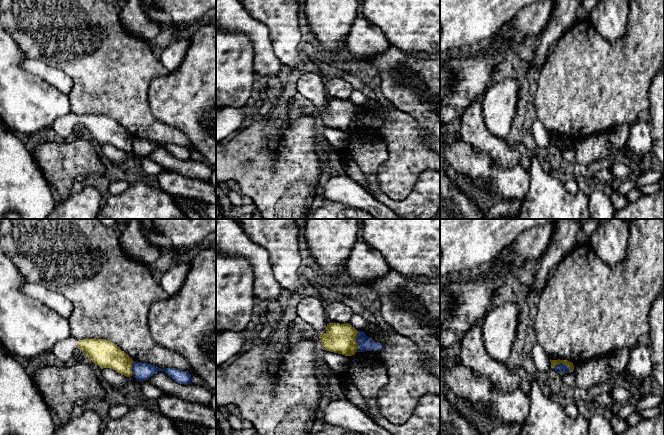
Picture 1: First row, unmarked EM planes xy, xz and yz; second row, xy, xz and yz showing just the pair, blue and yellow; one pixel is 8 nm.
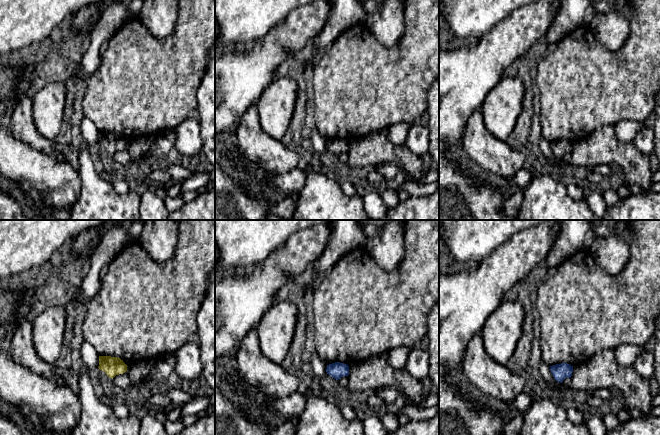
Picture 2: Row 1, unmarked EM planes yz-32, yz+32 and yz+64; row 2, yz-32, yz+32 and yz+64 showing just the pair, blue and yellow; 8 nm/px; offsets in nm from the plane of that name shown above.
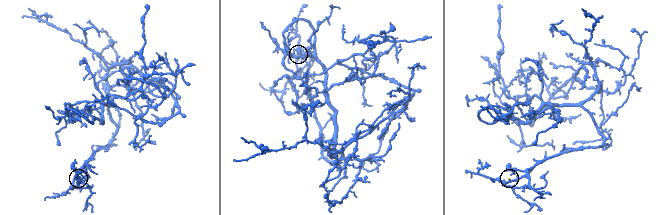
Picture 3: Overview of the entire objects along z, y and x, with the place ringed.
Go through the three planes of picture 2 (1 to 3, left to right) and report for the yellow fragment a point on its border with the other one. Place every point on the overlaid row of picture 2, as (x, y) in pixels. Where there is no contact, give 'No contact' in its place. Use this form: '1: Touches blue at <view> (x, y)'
1: No contact
2: No contact
3: No contact

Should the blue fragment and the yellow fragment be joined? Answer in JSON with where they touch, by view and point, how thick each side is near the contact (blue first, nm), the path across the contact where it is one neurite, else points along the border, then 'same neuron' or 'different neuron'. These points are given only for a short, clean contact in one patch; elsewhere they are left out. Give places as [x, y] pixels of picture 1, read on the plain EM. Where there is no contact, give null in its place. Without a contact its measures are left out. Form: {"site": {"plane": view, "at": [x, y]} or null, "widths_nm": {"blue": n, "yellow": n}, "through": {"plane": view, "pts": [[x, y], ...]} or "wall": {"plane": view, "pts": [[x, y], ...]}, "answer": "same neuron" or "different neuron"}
{"site": {"plane": "yz", "at": [562, 140]}, "widths_nm": {"blue": 70, "yellow": 50}, "wall": {"plane": "yz", "pts": [[554, 144], [562, 139], [568, 143], [569, 147]]}, "answer": "different neuron"}

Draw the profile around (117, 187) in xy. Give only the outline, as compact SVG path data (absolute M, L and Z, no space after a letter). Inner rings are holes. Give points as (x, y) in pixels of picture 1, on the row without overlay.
M131 179L111 182L109 186L109 195L120 194L124 192L130 185Z

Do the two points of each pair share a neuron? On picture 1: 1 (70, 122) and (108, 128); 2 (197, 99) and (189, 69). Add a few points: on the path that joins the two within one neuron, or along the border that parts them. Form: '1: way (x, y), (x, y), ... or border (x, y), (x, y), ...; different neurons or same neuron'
1: way (79, 120), (99, 127); same neuron
2: way (197, 92), (196, 76); same neuron

